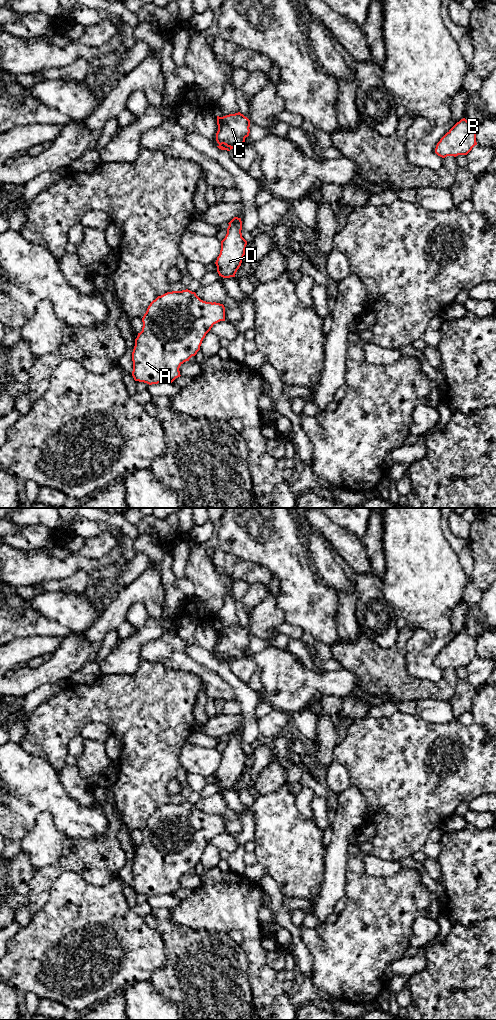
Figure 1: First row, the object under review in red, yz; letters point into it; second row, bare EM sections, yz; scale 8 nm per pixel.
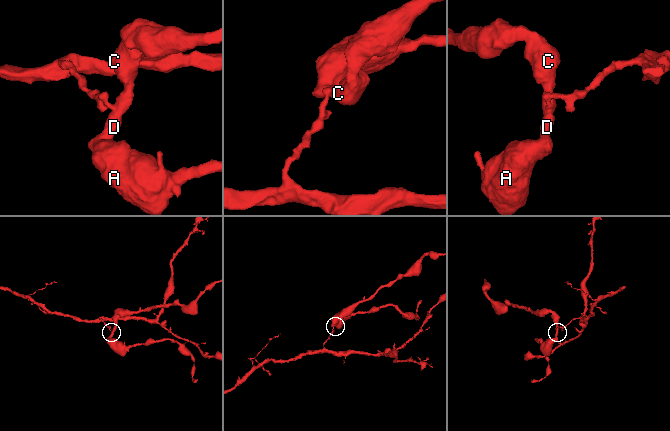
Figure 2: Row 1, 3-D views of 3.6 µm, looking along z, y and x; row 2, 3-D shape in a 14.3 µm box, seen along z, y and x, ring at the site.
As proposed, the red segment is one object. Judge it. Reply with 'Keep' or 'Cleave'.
Cleave

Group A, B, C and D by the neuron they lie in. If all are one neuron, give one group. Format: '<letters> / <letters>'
A C D / B

